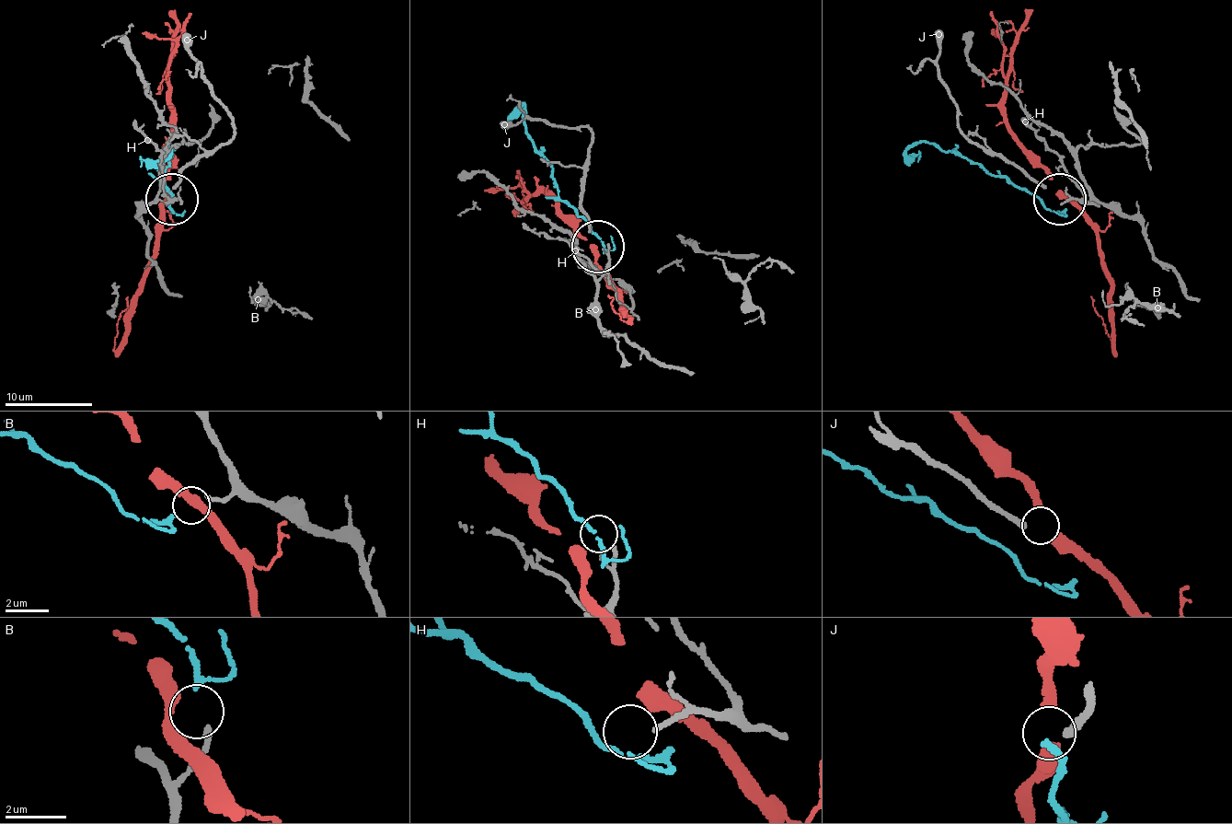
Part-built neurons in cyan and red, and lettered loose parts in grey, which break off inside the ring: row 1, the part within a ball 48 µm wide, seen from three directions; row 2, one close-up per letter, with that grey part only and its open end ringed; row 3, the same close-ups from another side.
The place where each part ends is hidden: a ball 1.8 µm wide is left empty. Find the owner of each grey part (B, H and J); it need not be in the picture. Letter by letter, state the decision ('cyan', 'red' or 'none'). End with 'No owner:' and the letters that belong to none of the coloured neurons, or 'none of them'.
B: cyan
H: none
J: red
No owner: H

